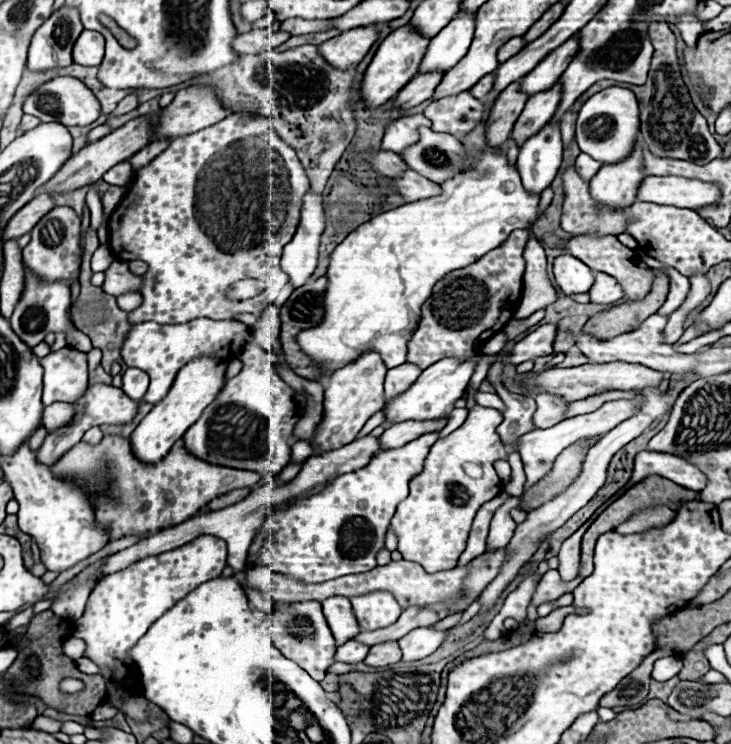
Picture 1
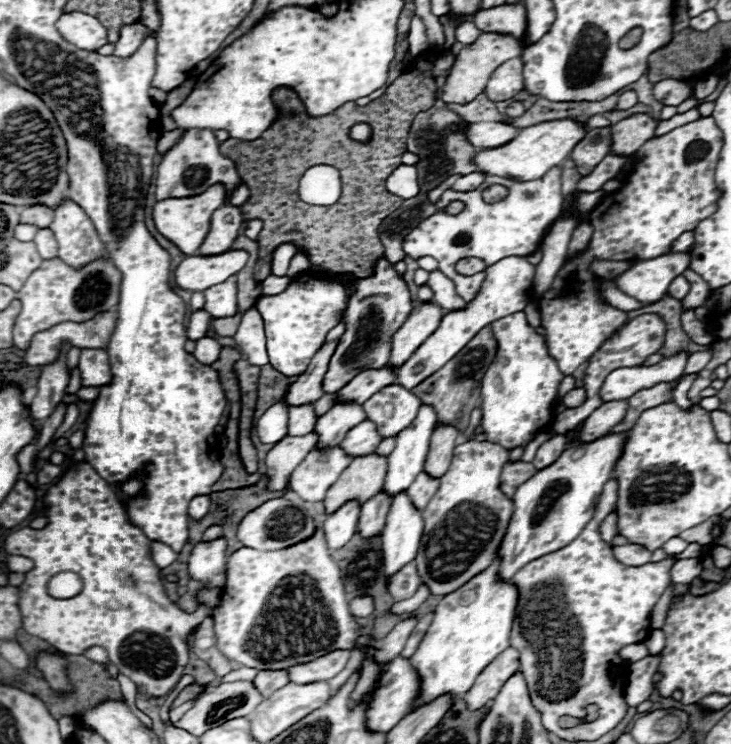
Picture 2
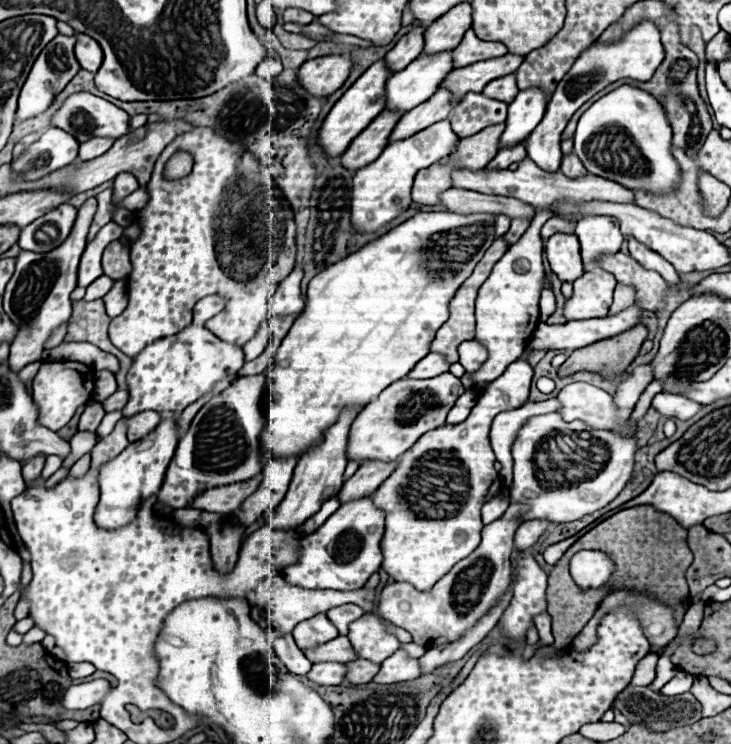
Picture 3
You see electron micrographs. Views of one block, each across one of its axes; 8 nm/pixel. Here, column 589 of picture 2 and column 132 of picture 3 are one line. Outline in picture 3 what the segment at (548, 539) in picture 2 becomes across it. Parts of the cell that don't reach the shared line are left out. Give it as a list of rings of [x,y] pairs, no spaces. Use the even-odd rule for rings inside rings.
[[[164,418],[158,424],[158,430],[150,432],[146,438],[128,444],[126,450],[122,450],[116,458],[108,460],[98,470],[98,486],[100,486],[100,502],[94,512],[94,522],[102,530],[118,530],[126,524],[136,520],[138,506],[160,492],[160,486],[166,476],[166,468],[174,456],[178,444],[176,434],[176,422],[170,418]]]

